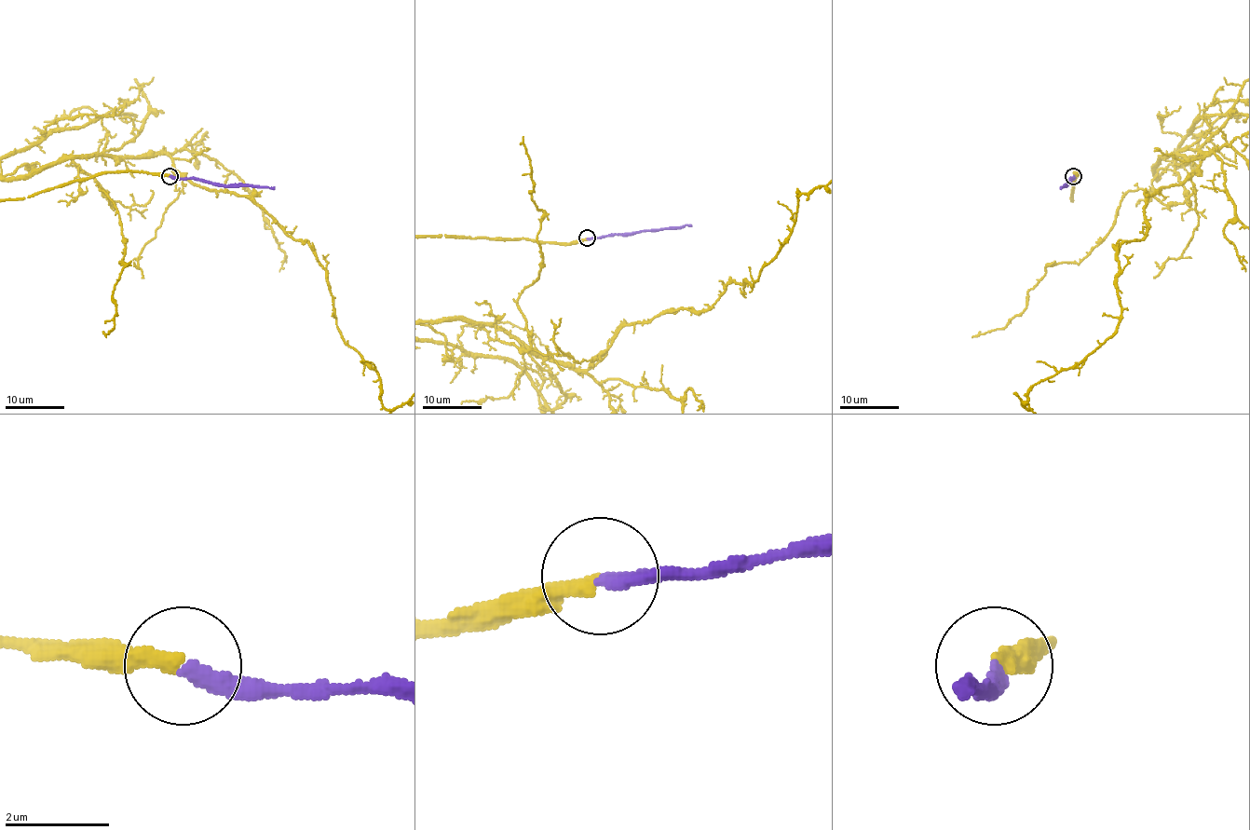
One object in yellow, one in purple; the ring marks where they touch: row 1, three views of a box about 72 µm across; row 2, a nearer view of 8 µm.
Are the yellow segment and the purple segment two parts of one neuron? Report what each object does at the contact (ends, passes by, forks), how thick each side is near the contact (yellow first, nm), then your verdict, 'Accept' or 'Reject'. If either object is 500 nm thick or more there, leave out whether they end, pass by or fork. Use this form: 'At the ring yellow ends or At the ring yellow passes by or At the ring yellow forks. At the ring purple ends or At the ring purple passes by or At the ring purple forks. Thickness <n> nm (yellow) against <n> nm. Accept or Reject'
At the ring yellow ends. At the ring purple ends. Thickness 300 nm (yellow) against 280 nm. Accept

